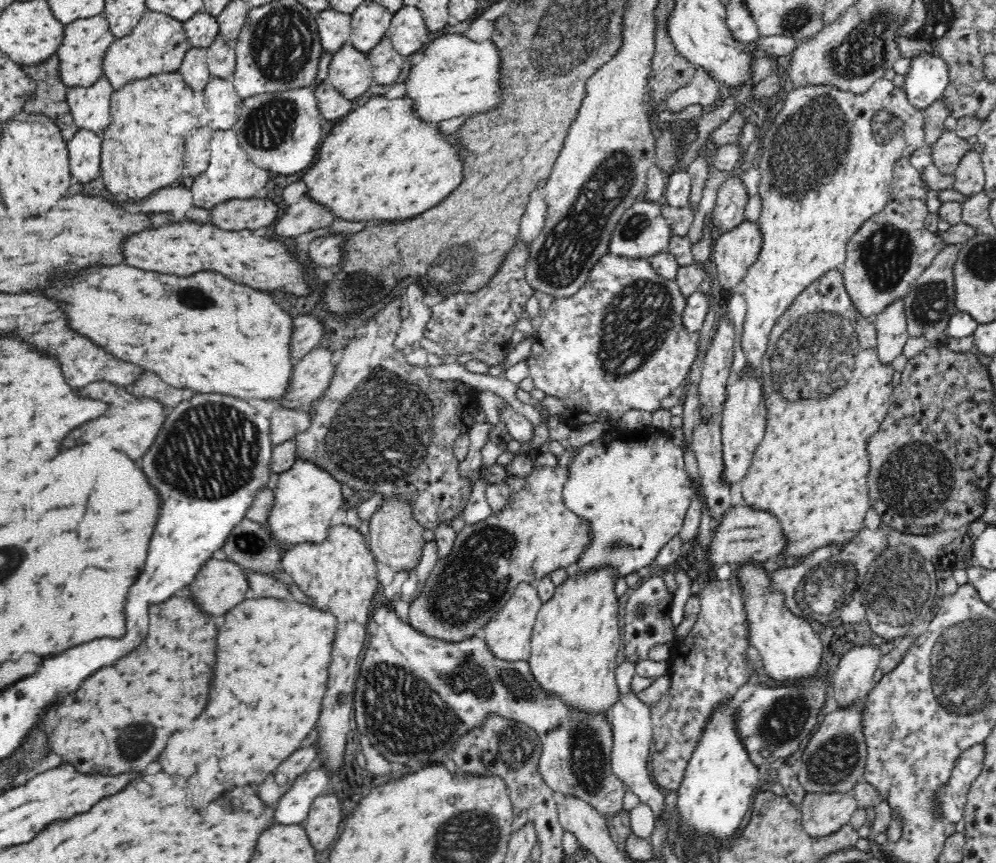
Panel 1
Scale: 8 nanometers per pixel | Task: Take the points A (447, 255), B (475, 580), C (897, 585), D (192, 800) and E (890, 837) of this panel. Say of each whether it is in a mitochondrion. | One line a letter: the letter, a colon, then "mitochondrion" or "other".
A: mitochondrion
B: mitochondrion
C: mitochondrion
D: other
E: other

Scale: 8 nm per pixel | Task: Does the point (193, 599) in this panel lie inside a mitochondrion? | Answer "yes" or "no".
no

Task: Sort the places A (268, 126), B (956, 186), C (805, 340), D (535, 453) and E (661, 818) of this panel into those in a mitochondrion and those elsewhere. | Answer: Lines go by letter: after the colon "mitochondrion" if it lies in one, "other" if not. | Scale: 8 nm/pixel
A: mitochondrion
B: other
C: mitochondrion
D: other
E: other

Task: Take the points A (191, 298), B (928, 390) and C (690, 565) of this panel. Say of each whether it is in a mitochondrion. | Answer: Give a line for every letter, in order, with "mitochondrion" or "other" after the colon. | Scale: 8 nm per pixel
A: mitochondrion
B: other
C: other

